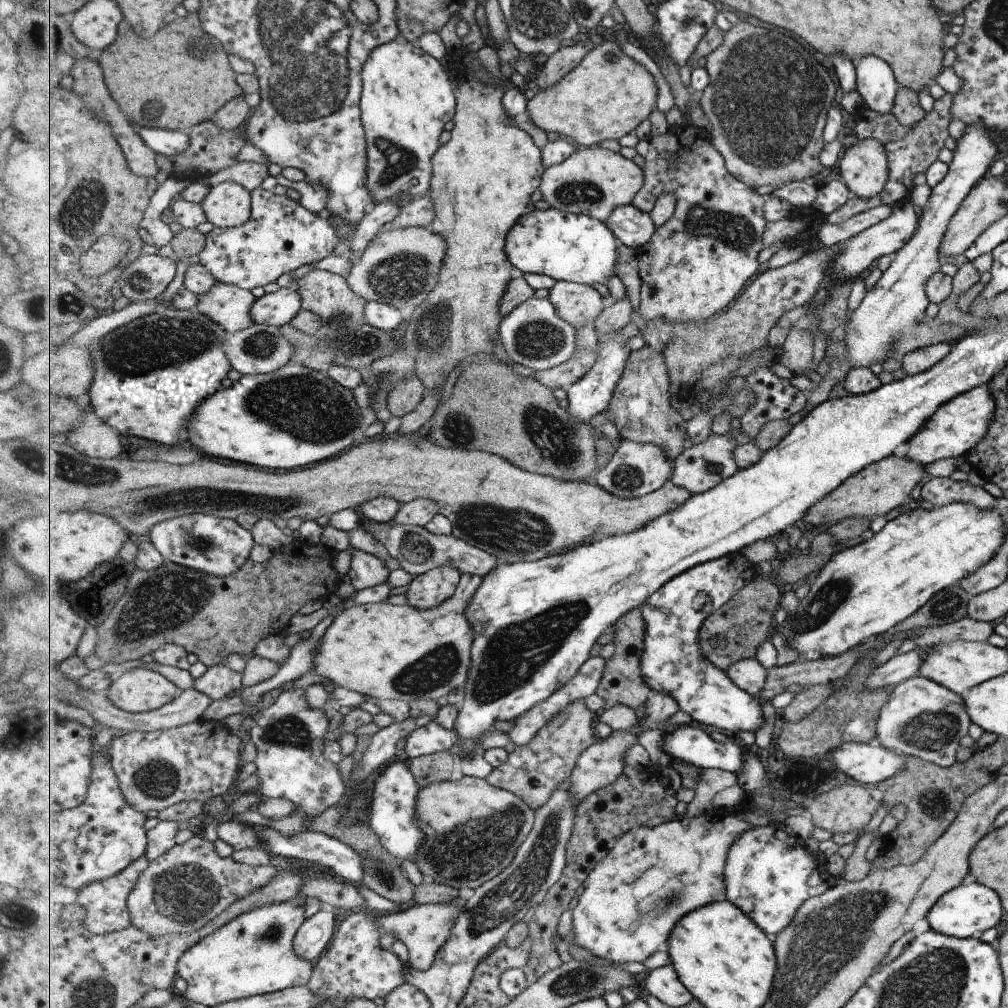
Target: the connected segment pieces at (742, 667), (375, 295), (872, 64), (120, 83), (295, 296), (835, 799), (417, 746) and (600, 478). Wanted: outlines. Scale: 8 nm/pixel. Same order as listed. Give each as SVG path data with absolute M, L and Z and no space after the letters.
M743 658L727 668L727 675L735 681L739 688L750 692L753 697L763 692L767 678L769 678L769 669L763 664L759 664L755 658Z
M407 227L382 231L353 265L348 278L350 287L368 301L377 301L403 308L419 308L439 284L447 242L440 233L425 227Z
M863 56L854 68L857 73L856 91L859 93L859 96L861 96L864 106L878 115L889 114L891 108L893 108L893 100L895 100L895 94L897 94L899 87L891 69L885 62L881 62L881 60L875 58L875 56Z
M188 13L185 18L177 18L167 24L159 36L150 39L139 33L125 21L120 25L119 38L109 48L100 52L96 59L103 70L105 84L111 92L111 98L136 127L188 130L200 121L213 118L225 104L244 94L239 86L237 74L229 65L228 53L220 40L205 32L197 14Z
M283 287L256 299L251 308L250 319L253 325L283 326L290 323L303 308L299 291L295 287Z
M843 784L816 796L805 806L805 813L817 828L836 832L861 832L879 802L869 794L869 787Z
M427 719L403 741L405 753L410 759L451 751L455 734L440 726L435 719Z
M622 440L610 461L597 472L593 481L613 496L636 499L663 488L674 475L675 469L676 466L673 466L667 452L659 444Z

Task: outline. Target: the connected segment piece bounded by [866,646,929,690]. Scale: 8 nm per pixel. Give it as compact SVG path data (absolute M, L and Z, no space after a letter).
M916 646L905 654L891 657L867 676L866 687L871 690L894 687L907 678L915 677L915 672L919 670L919 664L927 652L927 646Z

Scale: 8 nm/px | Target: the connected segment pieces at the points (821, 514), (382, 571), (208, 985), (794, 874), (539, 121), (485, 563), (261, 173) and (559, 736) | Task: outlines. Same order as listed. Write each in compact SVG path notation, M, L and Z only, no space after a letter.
M901 454L886 456L877 462L863 467L851 480L845 480L839 488L829 492L813 507L807 511L805 518L799 526L811 525L825 528L829 523L837 523L849 517L870 517L887 514L889 510L895 510L896 506L903 504L913 487L926 476L925 468L919 462L907 460Z
M350 544L349 548L352 552L347 574L355 589L373 588L387 583L391 570L383 558L377 558L361 548L355 548L353 544Z
M283 901L253 910L233 922L228 922L223 928L216 929L214 933L201 939L183 954L178 964L178 976L187 982L187 988L178 995L192 1003L213 1007L233 1000L270 995L289 987L307 986L314 975L316 965L307 960L307 957L299 956L299 953L295 952L294 943L305 921L303 906Z
M774 822L766 826L753 826L753 830L745 832L735 840L735 844L727 854L726 898L735 906L741 907L751 920L759 924L763 931L773 938L795 920L795 915L807 899L822 895L834 881L826 872L823 855L811 856L807 854L807 848L803 845L798 837L786 831L785 823Z
M606 40L599 41L598 45L585 56L585 58L575 67L567 76L563 77L561 82L557 82L555 86L551 86L549 90L545 88L545 90L541 90L541 88L533 89L533 83L530 82L530 90L534 92L531 94L528 100L528 112L532 122L539 128L545 130L546 132L555 132L560 134L562 137L568 136L577 142L577 144L582 147L590 147L601 144L603 139L607 140L607 138L615 140L618 138L623 138L623 136L627 136L627 134L631 134L634 132L635 128L643 122L643 120L647 120L649 116L651 116L651 112L655 110L658 106L658 98L659 98L659 85L658 80L655 78L654 73L649 72L648 68L645 68L643 64L640 62L636 62L633 58L629 58L627 54L625 54L625 50L619 46L619 42L615 40Z
M363 522L363 528L371 530L371 534L383 544L387 546L389 554L403 566L407 572L410 572L415 578L422 574L427 574L430 570L437 568L437 566L455 566L461 574L475 574L482 576L489 576L493 570L497 570L497 566L502 563L500 558L491 556L487 551L473 544L467 544L463 538L458 538L454 533L452 534L433 534L429 532L426 527L421 525L404 525L395 522L381 523L377 522Z
M240 161L239 164L225 168L221 172L214 174L208 182L211 186L216 186L227 180L235 180L237 184L241 184L249 191L255 191L261 188L261 184L269 175L268 164L259 164L258 162Z
M579 698L563 712L559 712L549 724L545 724L537 732L537 736L533 736L531 744L516 746L508 754L507 760L493 768L486 777L489 784L515 793L535 810L543 808L551 800L551 796L567 782L582 754L597 740L594 725L597 723L598 713L589 710L584 699Z

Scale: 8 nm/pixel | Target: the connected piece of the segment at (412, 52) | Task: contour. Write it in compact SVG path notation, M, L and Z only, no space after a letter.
M397 40L381 44L371 52L370 60L367 60L363 68L362 79L362 121L369 145L367 156L370 162L367 188L370 189L374 206L395 198L403 209L409 202L422 198L431 191L433 159L442 147L441 136L445 132L445 126L447 122L454 120L458 107L454 84L439 60L427 54L419 44L411 41L401 43Z

